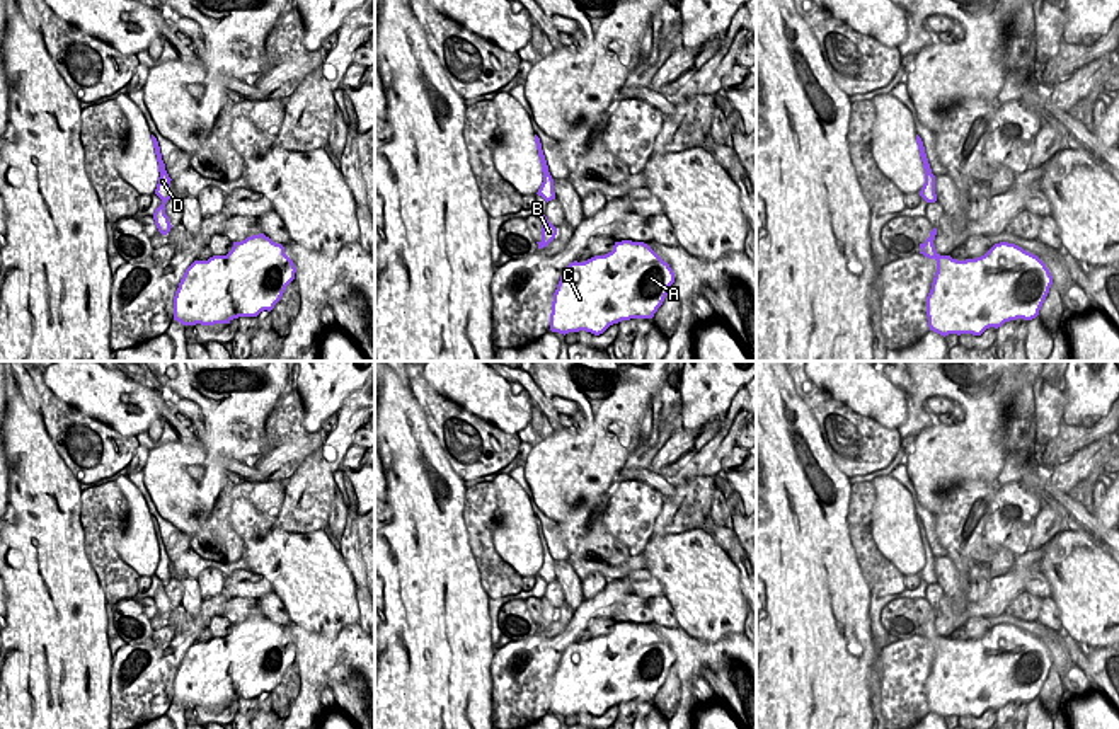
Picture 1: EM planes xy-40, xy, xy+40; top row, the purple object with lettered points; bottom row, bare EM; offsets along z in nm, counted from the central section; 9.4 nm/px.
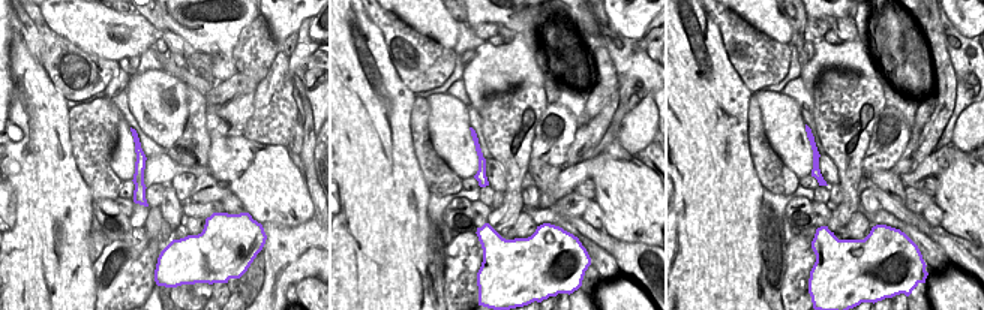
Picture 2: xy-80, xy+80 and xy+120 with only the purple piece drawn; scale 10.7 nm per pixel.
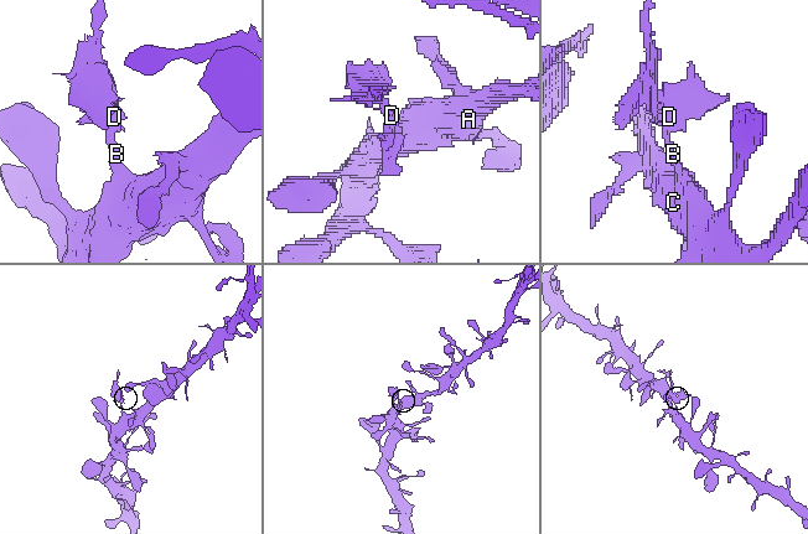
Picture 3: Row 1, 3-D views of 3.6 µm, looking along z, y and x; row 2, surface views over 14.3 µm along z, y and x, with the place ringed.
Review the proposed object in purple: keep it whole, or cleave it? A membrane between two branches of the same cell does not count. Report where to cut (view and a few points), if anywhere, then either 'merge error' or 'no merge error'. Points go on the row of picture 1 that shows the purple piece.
cut xy (549, 241), (539, 244); merge error

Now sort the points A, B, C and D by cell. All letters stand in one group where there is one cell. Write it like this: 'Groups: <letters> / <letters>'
Groups: A C / B D

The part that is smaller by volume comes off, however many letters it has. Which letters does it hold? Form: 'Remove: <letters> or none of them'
Remove: B, D

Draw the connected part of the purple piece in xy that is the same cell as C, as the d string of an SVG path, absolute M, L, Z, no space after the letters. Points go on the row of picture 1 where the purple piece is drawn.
M622 240L613 250L571 262L552 301L550 330L603 334L630 319L652 319L674 273L647 244Z

